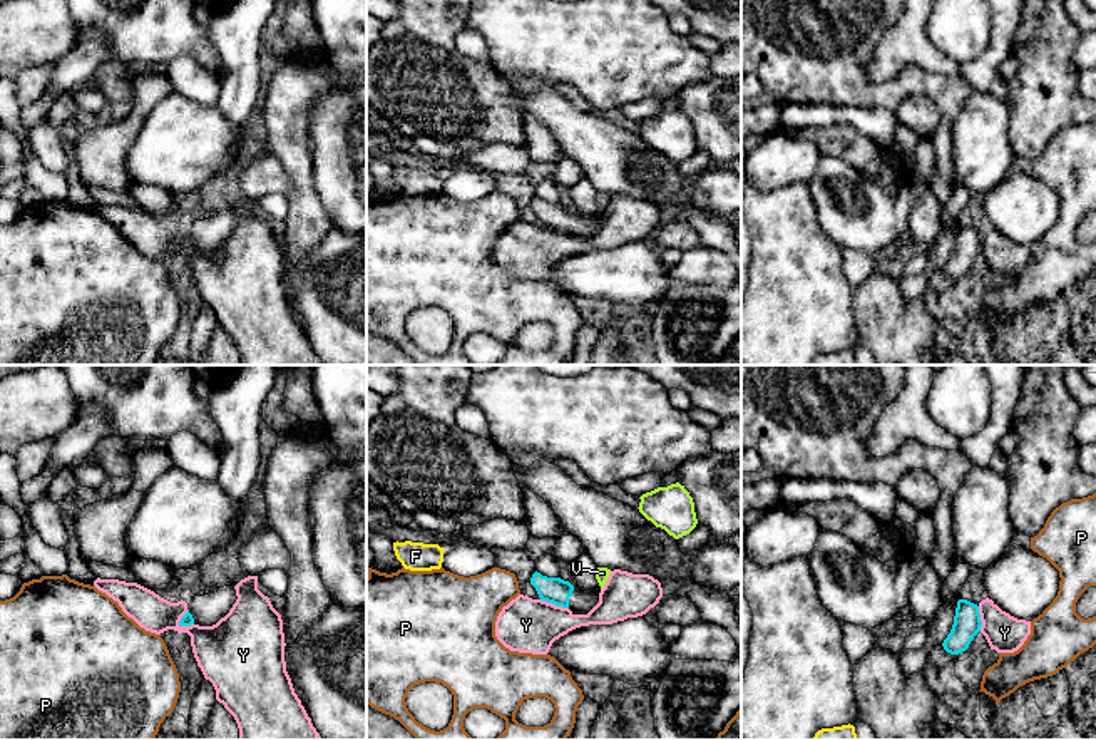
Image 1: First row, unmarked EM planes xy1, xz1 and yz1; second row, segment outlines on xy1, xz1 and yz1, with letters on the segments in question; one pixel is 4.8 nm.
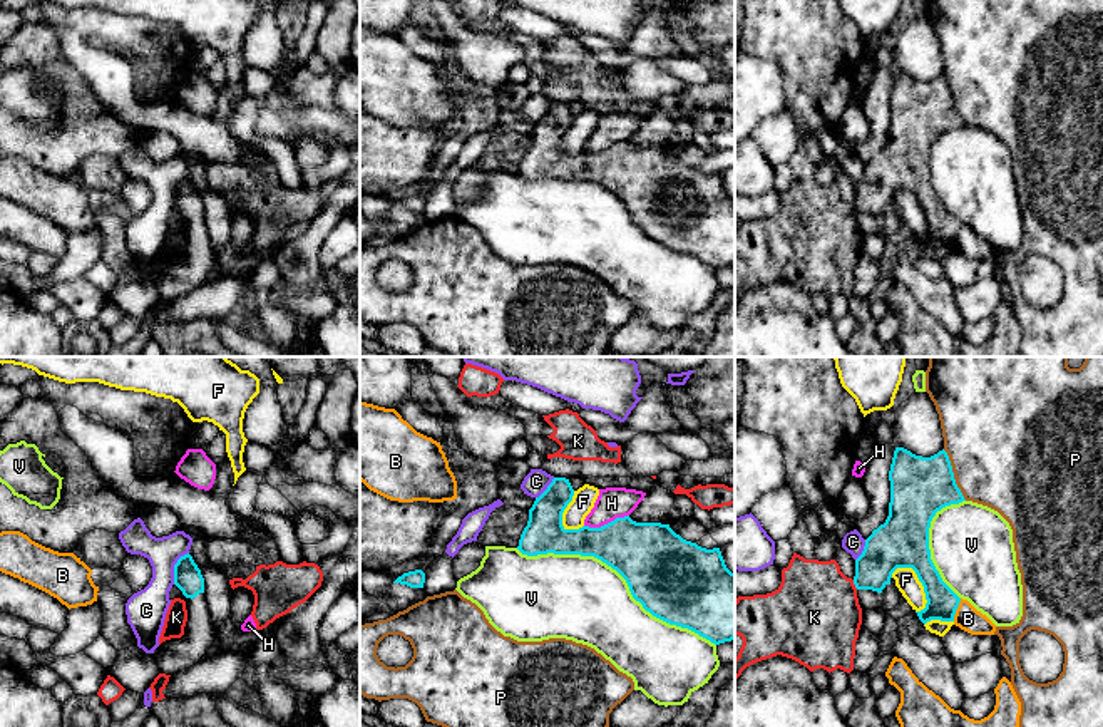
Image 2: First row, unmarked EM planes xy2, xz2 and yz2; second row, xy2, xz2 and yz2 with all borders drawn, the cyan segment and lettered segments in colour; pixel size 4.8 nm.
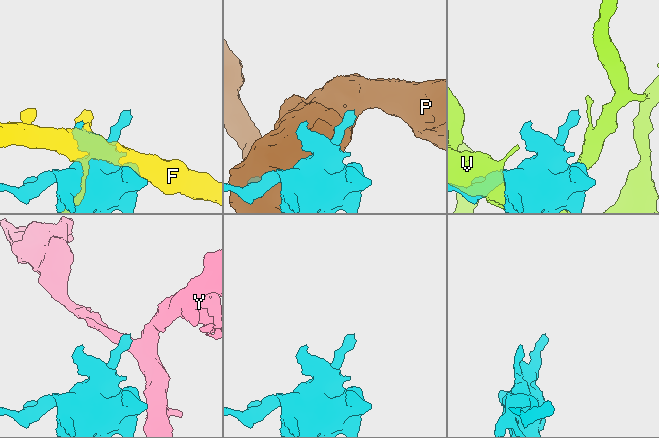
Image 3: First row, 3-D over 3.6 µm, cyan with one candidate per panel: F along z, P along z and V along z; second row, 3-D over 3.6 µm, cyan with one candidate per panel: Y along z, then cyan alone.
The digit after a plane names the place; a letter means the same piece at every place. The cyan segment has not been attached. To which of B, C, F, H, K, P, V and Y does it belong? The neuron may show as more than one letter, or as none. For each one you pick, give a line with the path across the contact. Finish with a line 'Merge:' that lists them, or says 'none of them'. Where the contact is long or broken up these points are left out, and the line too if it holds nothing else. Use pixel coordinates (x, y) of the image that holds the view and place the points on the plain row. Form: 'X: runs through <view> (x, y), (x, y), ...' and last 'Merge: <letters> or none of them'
Merge: none of them

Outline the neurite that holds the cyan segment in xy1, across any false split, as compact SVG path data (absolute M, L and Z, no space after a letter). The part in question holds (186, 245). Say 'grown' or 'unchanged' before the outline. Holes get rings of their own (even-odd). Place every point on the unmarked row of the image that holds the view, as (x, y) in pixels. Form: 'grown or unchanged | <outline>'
grown | M233 211L199 216L189 228L187 238L181 243L179 251L213 251L229 238L236 224L238 221Z

